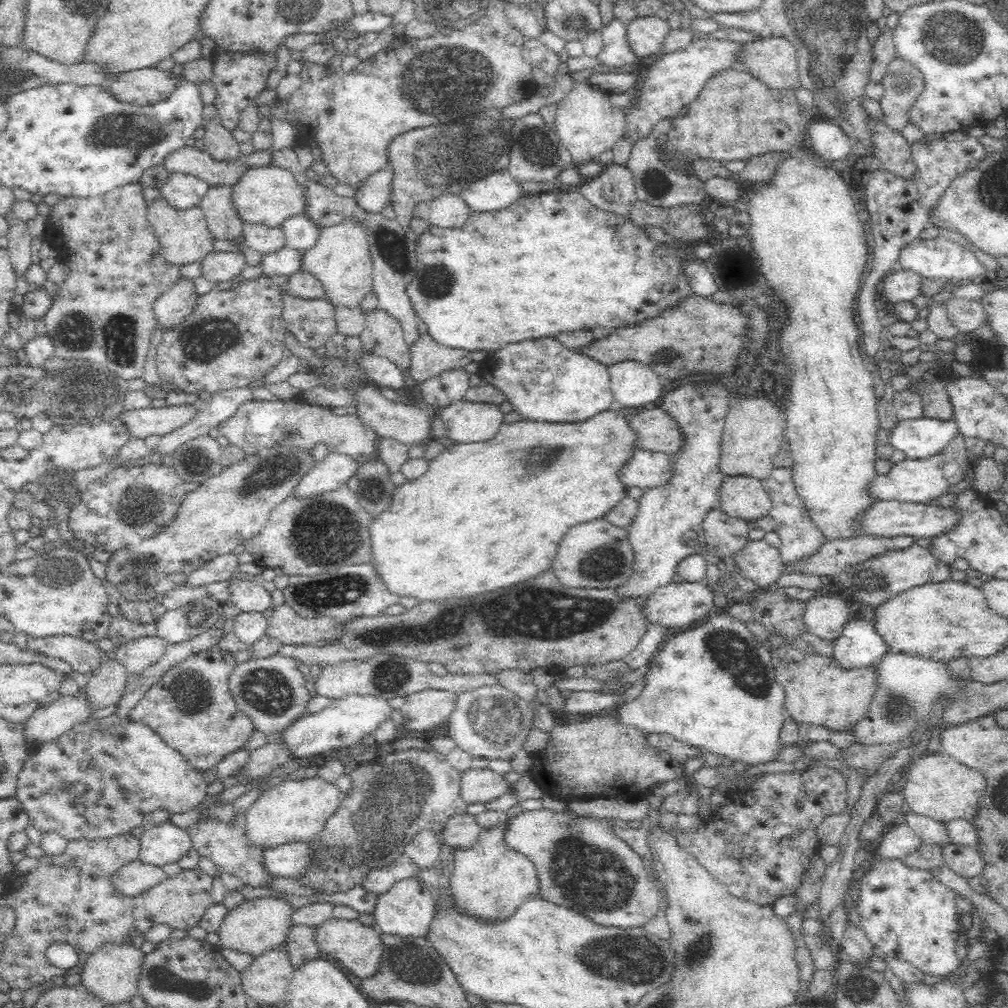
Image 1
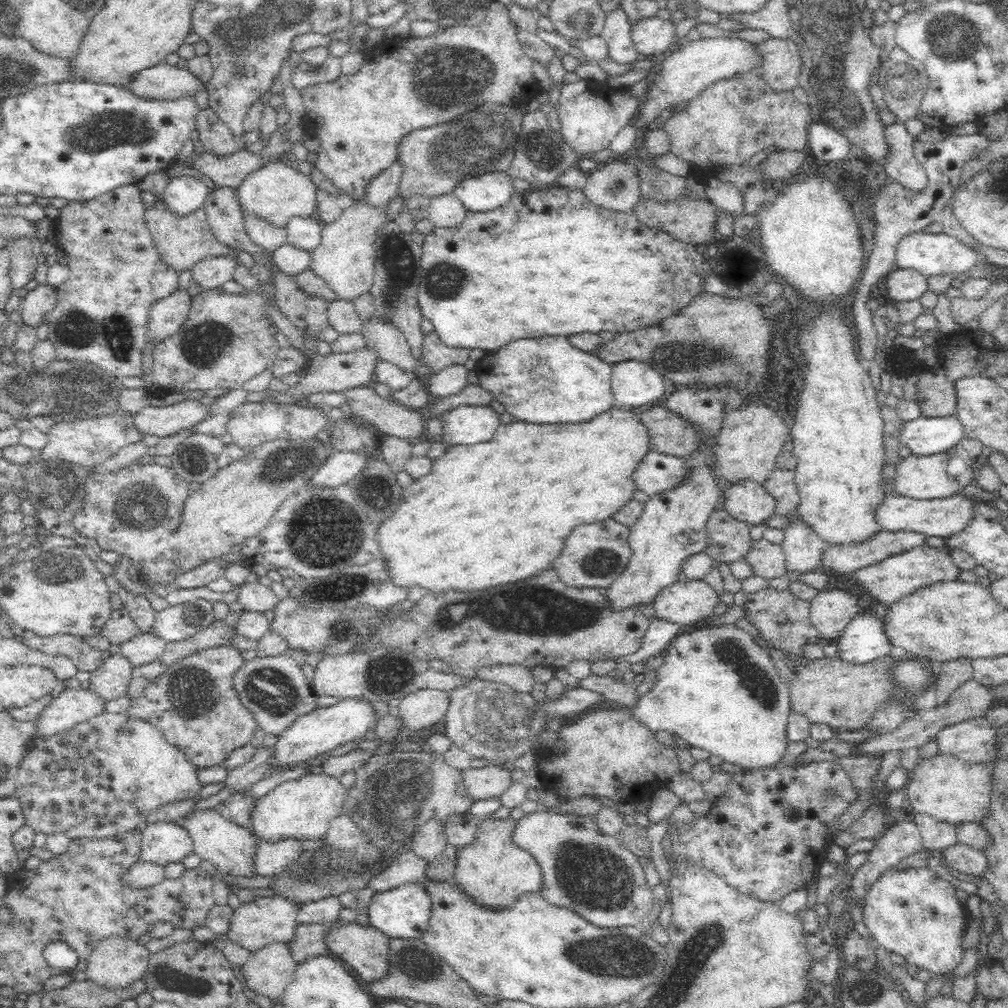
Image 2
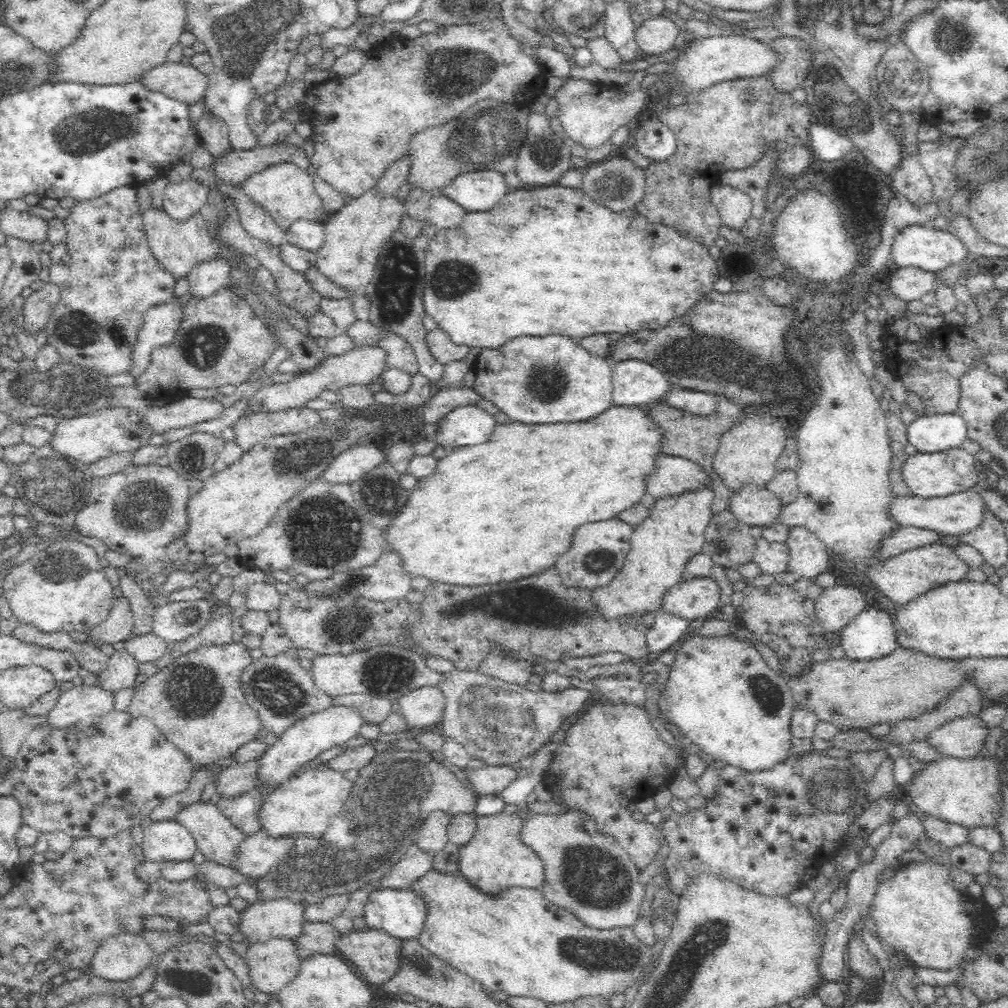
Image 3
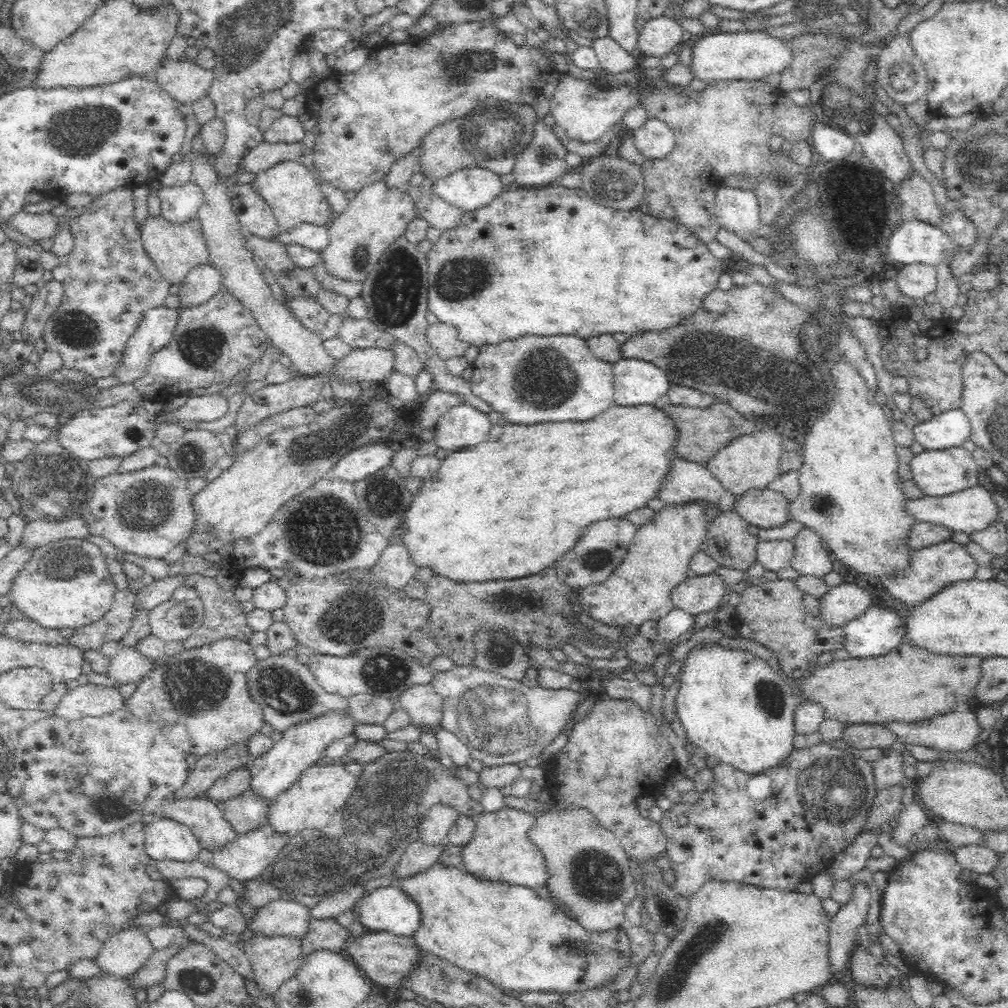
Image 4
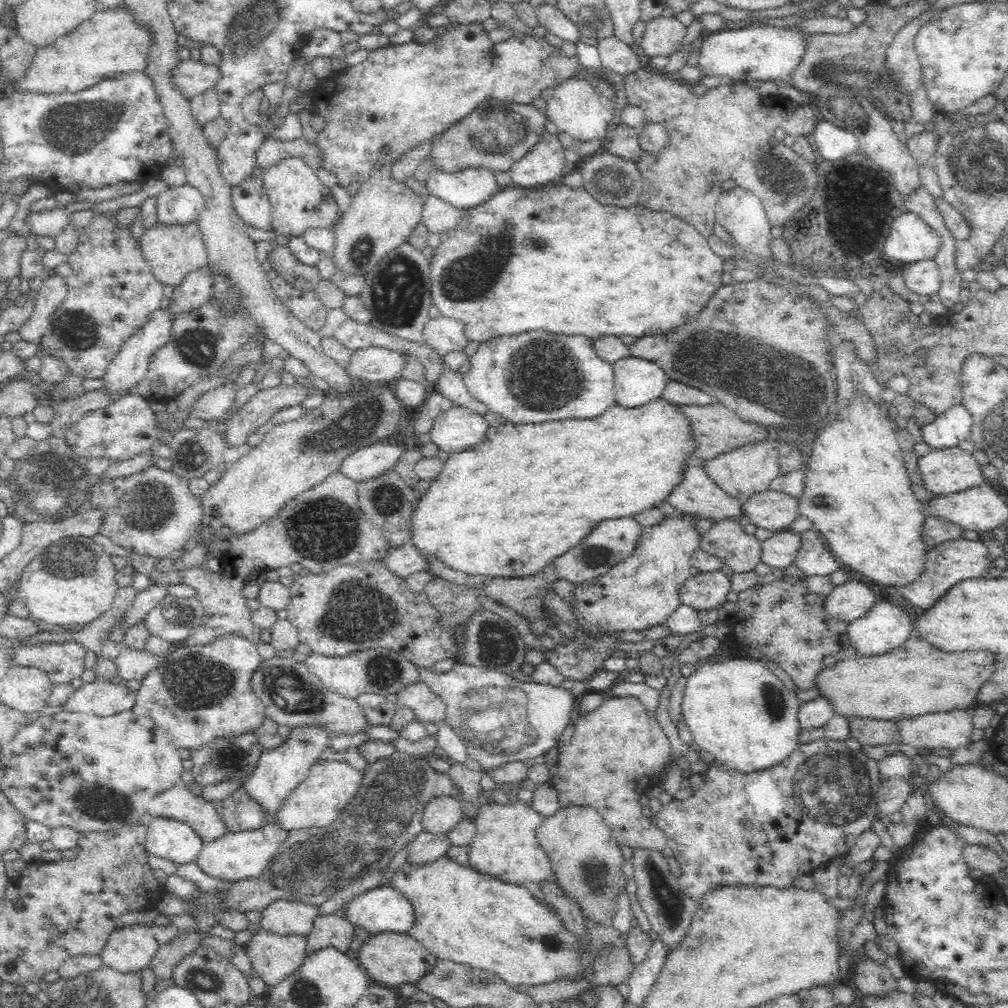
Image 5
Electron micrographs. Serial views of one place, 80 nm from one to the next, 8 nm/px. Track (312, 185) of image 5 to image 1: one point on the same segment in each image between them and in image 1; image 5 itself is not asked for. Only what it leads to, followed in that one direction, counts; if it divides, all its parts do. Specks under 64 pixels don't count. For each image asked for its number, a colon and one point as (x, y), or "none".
1: (270, 194)
2: (278, 192)
3: (287, 191)
4: (290, 188)

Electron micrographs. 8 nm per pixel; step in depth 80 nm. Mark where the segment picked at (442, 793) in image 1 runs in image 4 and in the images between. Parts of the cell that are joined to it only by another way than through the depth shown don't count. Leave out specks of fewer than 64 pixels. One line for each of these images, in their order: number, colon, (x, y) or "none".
2: (395, 793)
3: (394, 793)
4: (366, 839)

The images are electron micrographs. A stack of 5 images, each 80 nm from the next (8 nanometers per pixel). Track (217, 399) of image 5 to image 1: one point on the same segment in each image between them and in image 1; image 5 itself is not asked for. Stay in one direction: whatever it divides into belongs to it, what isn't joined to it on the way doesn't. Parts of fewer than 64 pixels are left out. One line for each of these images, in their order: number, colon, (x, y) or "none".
1: (152, 420)
2: (164, 420)
3: (188, 411)
4: (208, 407)

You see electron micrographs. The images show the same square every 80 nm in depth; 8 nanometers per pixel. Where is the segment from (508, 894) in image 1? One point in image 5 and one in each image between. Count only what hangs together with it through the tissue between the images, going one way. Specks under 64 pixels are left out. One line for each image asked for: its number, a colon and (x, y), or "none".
2: (493, 869)
3: (496, 858)
4: (501, 849)
5: (505, 846)

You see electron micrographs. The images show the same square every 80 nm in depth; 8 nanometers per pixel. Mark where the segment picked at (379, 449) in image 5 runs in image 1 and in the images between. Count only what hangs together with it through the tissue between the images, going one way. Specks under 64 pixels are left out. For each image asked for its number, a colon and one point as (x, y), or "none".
1: (334, 471)
2: (342, 467)
3: (352, 464)
4: (368, 459)

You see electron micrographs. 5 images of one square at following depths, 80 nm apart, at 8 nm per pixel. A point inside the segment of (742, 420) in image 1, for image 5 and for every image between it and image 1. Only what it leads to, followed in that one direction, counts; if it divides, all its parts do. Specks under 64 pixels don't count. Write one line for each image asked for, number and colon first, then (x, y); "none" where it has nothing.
2: (750, 439)
3: (748, 453)
4: (750, 463)
5: (746, 471)

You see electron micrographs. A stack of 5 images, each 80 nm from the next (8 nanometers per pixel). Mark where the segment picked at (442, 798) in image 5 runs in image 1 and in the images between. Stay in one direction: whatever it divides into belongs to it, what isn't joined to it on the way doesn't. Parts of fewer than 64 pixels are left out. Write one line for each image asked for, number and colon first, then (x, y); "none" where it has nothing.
1: (424, 849)
2: (430, 840)
3: (432, 835)
4: (435, 825)

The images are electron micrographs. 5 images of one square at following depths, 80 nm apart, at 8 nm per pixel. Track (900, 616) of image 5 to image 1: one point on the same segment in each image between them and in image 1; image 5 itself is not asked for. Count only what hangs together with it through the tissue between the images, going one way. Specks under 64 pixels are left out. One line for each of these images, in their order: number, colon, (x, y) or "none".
1: (859, 645)
2: (864, 638)
3: (872, 634)
4: (879, 630)

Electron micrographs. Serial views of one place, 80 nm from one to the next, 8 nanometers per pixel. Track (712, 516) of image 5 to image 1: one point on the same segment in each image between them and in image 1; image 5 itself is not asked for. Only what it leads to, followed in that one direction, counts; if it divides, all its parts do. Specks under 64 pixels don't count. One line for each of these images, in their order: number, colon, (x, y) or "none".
1: (648, 469)
2: (659, 472)
3: (675, 476)
4: (689, 482)

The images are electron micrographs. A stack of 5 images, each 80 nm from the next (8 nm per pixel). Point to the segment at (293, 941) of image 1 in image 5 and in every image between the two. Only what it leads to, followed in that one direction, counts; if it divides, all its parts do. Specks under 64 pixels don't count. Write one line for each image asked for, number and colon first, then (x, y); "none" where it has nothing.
2: (310, 940)
3: (317, 937)
4: (326, 933)
5: (332, 930)

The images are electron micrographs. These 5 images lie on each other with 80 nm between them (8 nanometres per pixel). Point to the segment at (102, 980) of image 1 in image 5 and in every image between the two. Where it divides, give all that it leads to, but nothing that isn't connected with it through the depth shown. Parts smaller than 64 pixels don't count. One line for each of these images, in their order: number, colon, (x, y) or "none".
2: (116, 961)
3: (120, 956)
4: (123, 953)
5: (132, 947)

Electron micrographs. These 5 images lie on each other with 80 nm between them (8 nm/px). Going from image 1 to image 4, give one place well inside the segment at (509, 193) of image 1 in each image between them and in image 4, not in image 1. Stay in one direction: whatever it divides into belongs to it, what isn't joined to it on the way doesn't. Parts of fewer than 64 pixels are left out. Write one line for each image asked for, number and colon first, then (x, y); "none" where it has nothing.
2: (486, 191)
3: (478, 189)
4: (468, 189)

